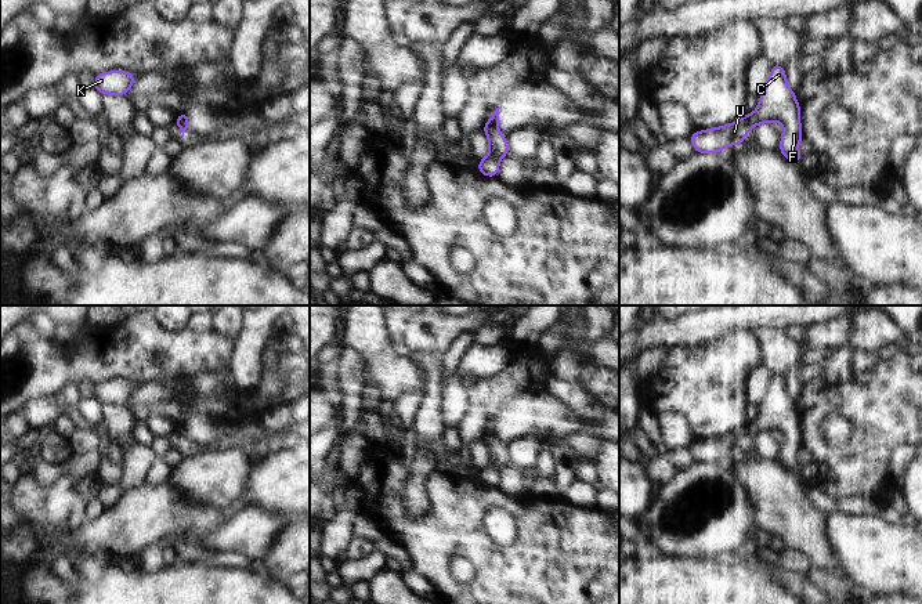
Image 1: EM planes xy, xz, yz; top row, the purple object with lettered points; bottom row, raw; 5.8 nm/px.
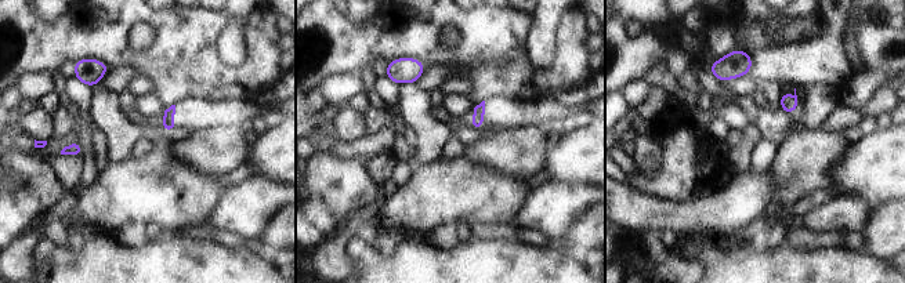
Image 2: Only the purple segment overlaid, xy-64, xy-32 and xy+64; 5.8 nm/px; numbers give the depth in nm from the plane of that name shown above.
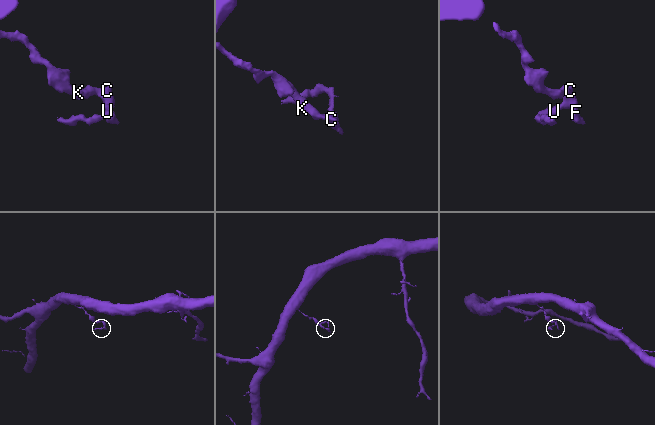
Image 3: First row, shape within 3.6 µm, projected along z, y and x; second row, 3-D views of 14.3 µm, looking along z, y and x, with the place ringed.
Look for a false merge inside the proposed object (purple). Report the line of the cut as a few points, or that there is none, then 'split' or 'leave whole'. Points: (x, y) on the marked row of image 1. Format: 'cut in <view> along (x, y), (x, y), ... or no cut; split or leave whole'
cut in yz along (747, 115), (749, 127); split

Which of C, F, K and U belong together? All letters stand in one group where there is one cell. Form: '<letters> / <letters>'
C F K / U

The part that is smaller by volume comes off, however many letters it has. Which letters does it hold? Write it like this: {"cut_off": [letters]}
{"cut_off": ["U"]}

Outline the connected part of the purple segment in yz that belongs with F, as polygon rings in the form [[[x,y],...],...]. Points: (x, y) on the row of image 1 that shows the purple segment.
[[[781,64],[773,65],[764,90],[759,95],[759,105],[746,117],[749,129],[774,120],[784,126],[778,145],[780,152],[793,164],[800,164],[803,159],[798,151],[798,145],[803,140],[800,105],[796,101],[795,91],[787,83],[785,69]]]

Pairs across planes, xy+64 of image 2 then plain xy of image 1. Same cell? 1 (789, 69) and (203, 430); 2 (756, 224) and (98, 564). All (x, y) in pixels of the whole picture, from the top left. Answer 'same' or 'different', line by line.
1: different
2: same

